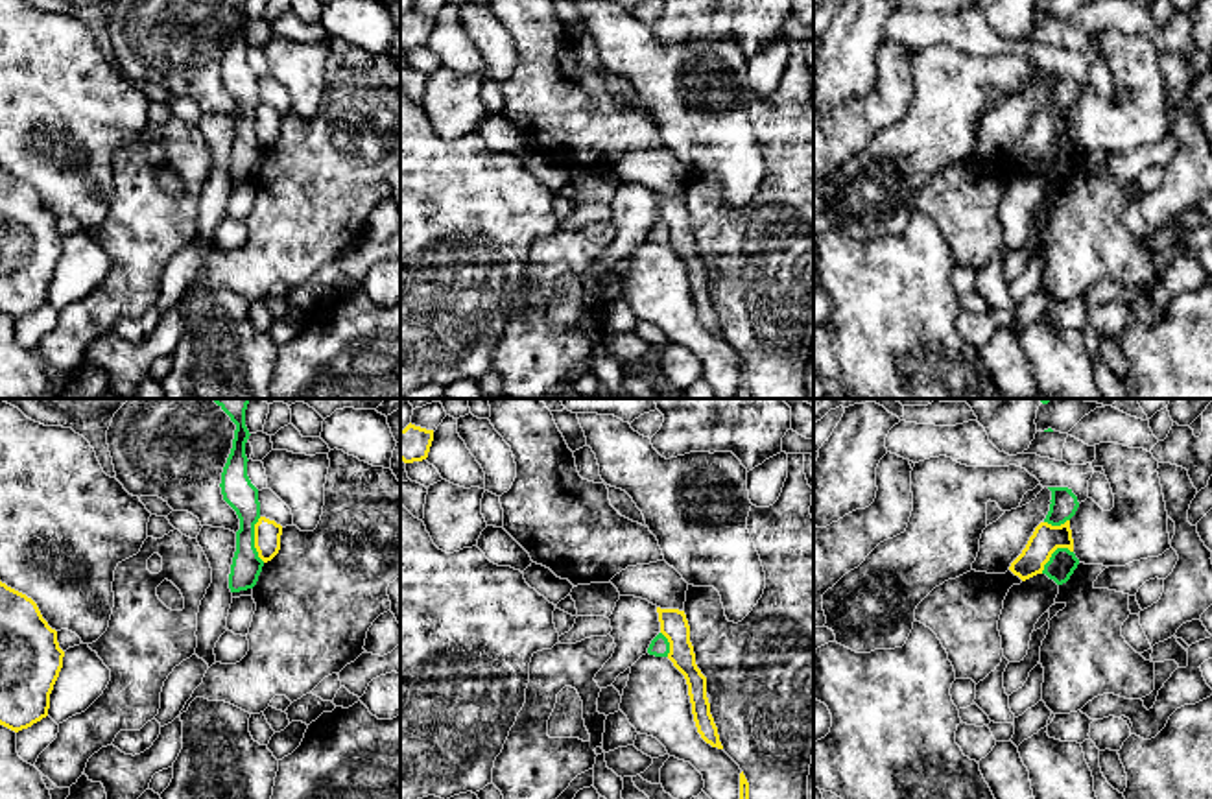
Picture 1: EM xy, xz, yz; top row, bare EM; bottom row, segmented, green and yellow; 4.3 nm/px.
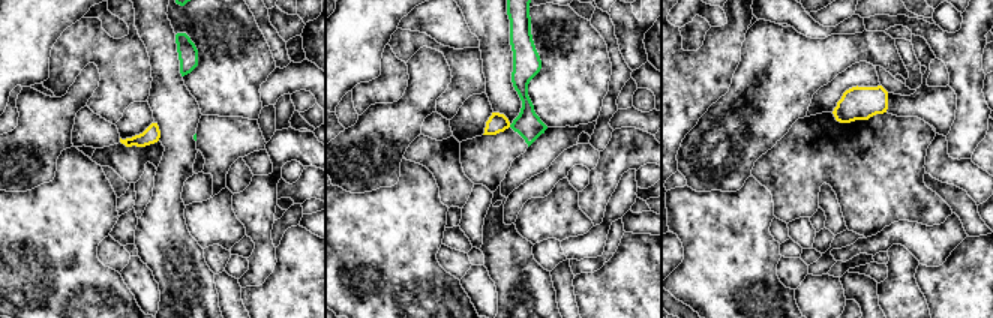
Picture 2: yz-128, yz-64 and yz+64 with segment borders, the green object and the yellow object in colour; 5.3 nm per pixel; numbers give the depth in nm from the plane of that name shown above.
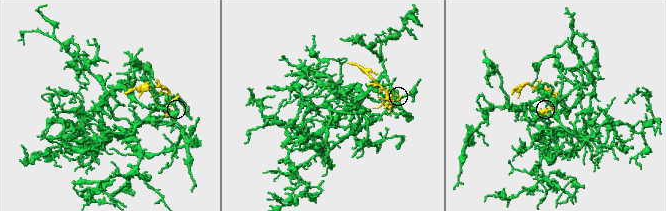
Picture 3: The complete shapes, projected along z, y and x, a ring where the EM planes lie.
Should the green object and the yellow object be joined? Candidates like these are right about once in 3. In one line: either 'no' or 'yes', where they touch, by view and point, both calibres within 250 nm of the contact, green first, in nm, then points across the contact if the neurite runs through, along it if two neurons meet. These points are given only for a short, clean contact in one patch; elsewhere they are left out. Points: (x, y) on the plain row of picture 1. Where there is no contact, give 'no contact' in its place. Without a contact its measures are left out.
no; meets green in xy at (253, 126); 140 nm thick on the green side, 110 nm on the other; border along xy (259, 104), (255, 111), (255, 137), (264, 148)

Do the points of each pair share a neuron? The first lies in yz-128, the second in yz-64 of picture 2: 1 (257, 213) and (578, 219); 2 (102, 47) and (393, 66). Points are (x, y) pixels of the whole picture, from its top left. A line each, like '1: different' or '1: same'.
1: different
2: different

